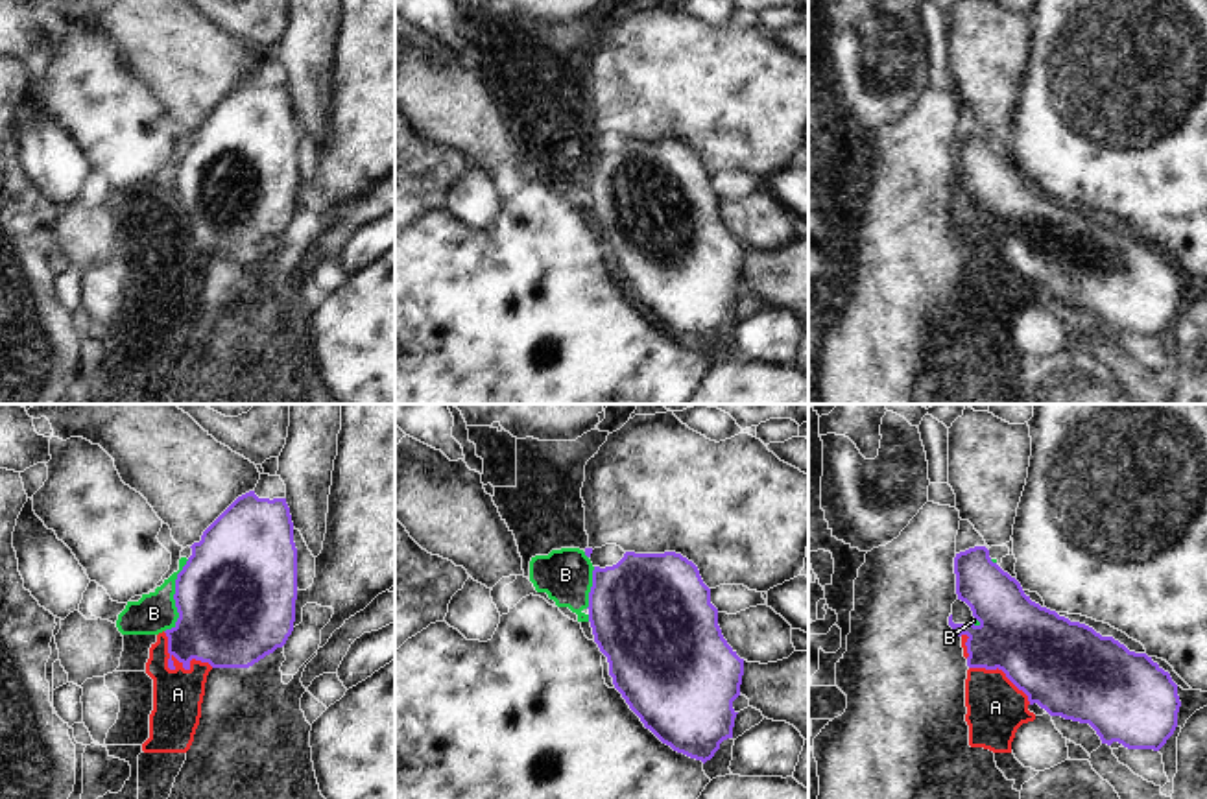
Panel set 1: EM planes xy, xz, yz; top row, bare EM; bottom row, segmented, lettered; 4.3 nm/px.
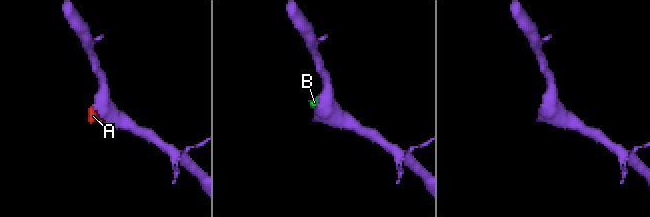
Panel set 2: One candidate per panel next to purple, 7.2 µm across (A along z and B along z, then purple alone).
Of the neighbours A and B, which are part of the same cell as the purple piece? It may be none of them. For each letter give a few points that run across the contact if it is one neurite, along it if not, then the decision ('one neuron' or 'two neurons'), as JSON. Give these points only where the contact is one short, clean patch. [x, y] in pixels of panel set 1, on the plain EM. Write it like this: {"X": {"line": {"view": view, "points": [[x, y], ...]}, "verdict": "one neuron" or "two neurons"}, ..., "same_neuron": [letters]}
{"A": {"verdict": "two neurons"}, "B": {"line": {"view": "xy", "points": [[231, 183], [174, 183], [154, 200]]}, "verdict": "one neuron"}, "same_neuron": ["B"]}

